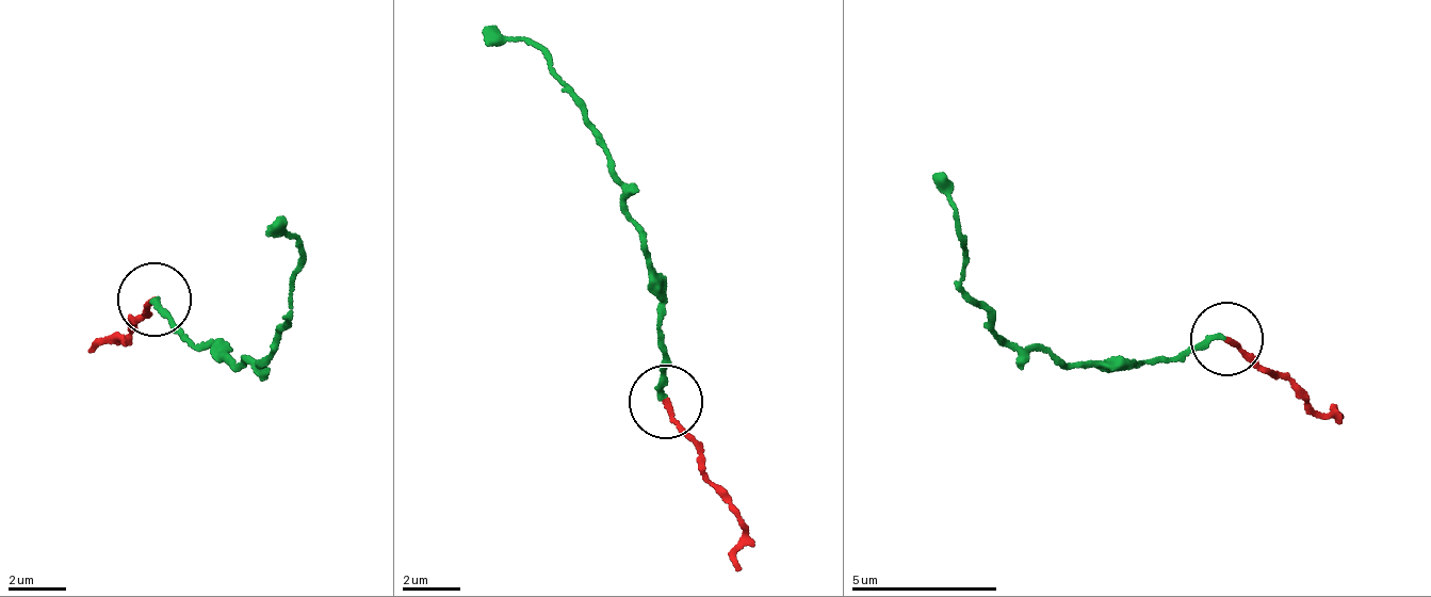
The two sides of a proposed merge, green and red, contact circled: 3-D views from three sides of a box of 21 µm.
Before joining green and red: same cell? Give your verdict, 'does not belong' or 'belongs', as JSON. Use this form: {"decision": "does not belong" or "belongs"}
{"decision": "belongs"}

